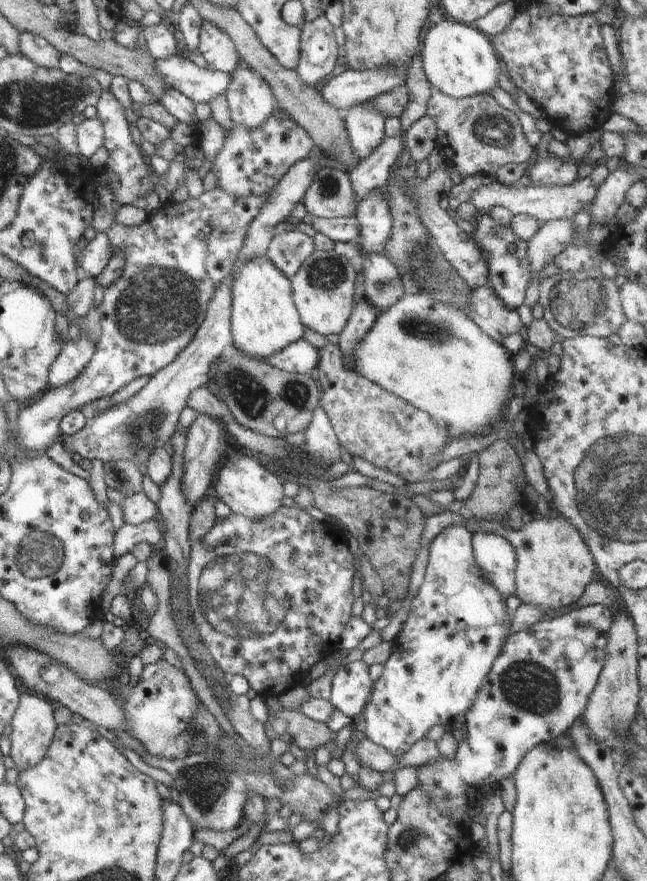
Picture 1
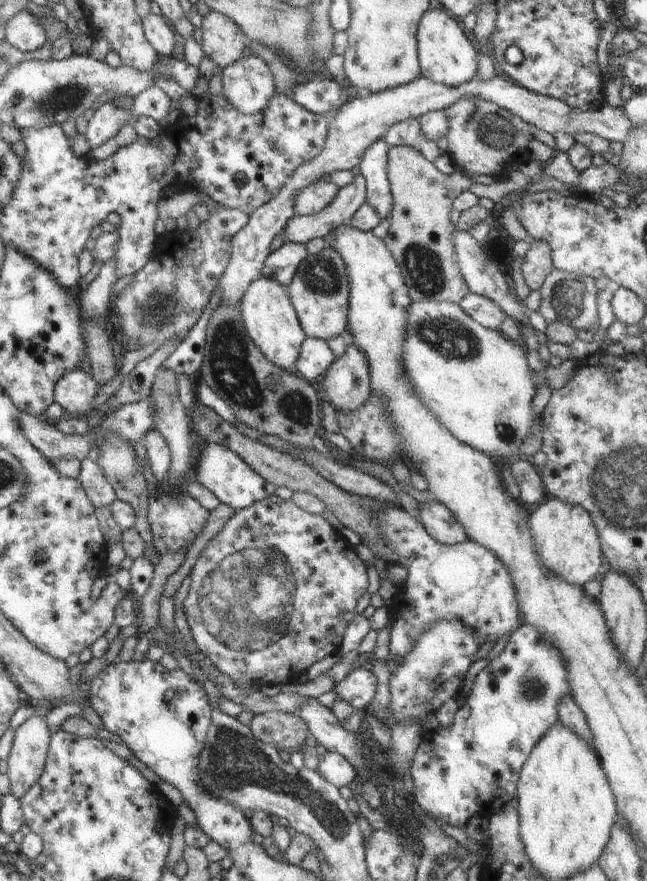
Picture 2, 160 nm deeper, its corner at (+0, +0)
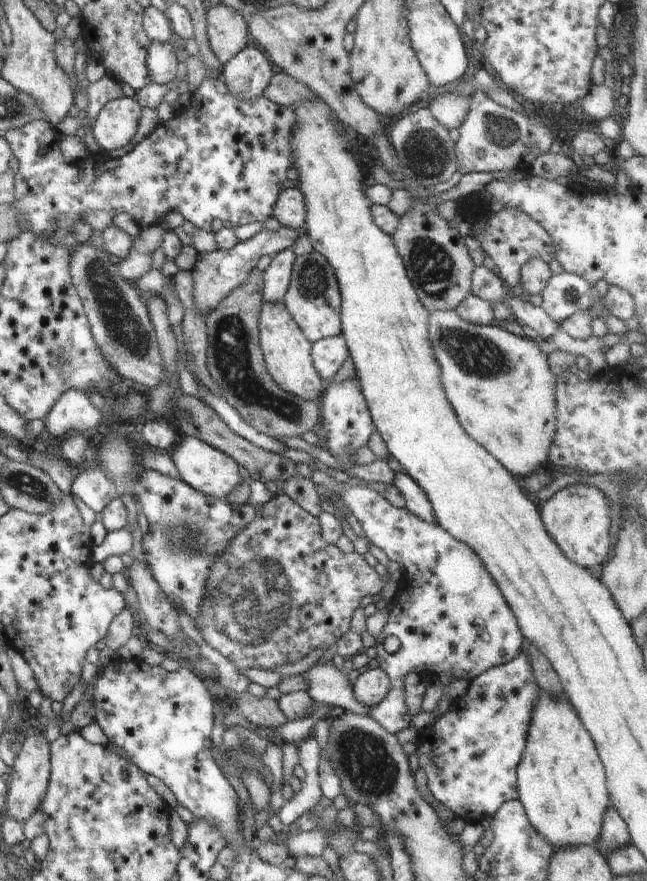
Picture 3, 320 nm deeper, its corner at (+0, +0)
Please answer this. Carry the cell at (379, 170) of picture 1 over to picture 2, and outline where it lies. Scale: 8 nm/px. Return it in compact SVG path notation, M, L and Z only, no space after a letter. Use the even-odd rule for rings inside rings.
M354 176L352 184L340 189L334 201L319 214L290 218L290 222L281 231L284 234L284 243L306 244L314 238L324 239L340 224L350 222L351 217L366 201L366 192L364 176Z

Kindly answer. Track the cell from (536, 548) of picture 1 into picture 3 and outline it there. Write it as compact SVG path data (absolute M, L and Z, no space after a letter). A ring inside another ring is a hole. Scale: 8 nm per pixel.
M588 483L568 485L557 491L544 502L540 516L547 533L560 547L560 550L581 567L592 568L596 564L604 564L612 558L610 544L610 528L612 520L608 515L610 507L606 495Z

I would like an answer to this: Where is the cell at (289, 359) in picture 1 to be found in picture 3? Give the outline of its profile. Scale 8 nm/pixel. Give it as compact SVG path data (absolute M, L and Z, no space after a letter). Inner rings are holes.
M342 332L339 335L323 338L311 346L314 368L324 382L332 382L349 356L349 348Z

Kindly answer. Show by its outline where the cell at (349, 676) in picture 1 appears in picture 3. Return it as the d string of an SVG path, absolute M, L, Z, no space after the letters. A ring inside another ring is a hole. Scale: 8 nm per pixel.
M373 664L372 669L354 679L353 693L361 704L373 707L386 698L390 687L390 677L378 665Z

